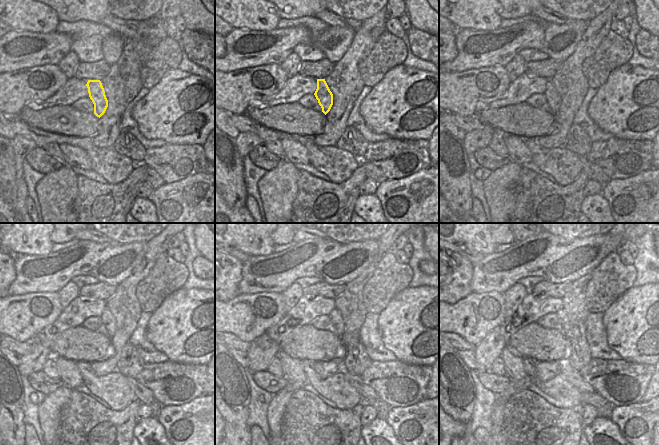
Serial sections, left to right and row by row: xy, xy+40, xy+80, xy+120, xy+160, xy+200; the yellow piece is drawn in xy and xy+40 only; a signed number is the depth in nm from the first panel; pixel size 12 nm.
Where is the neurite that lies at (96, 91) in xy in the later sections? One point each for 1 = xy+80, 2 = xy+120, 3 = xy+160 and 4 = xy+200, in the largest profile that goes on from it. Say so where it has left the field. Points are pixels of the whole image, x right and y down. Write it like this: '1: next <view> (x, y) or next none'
1: next xy+80 (553, 99)
2: next xy+120 (108, 328)
3: next xy+160 (336, 326)
4: next xy+200 (570, 330)

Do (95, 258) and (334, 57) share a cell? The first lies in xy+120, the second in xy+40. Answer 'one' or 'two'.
one

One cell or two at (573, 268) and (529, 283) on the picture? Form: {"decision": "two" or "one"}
{"decision": "two"}

